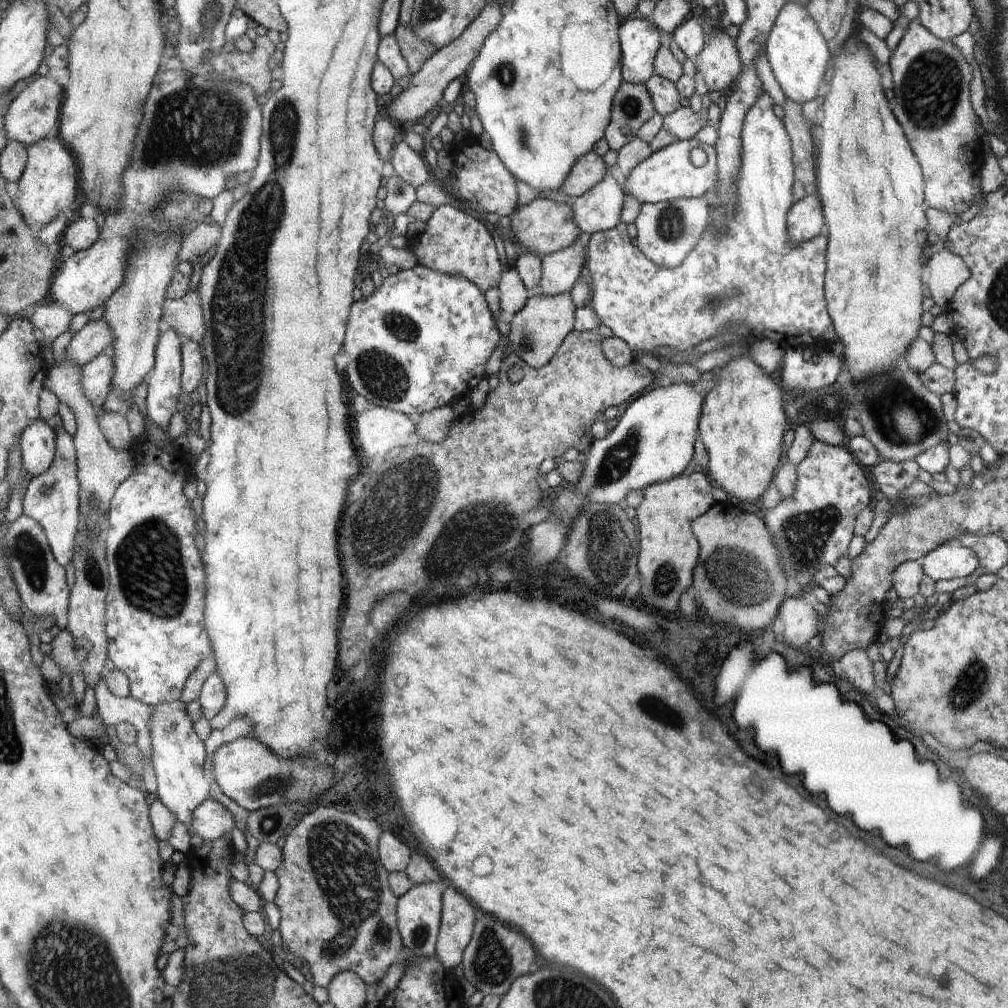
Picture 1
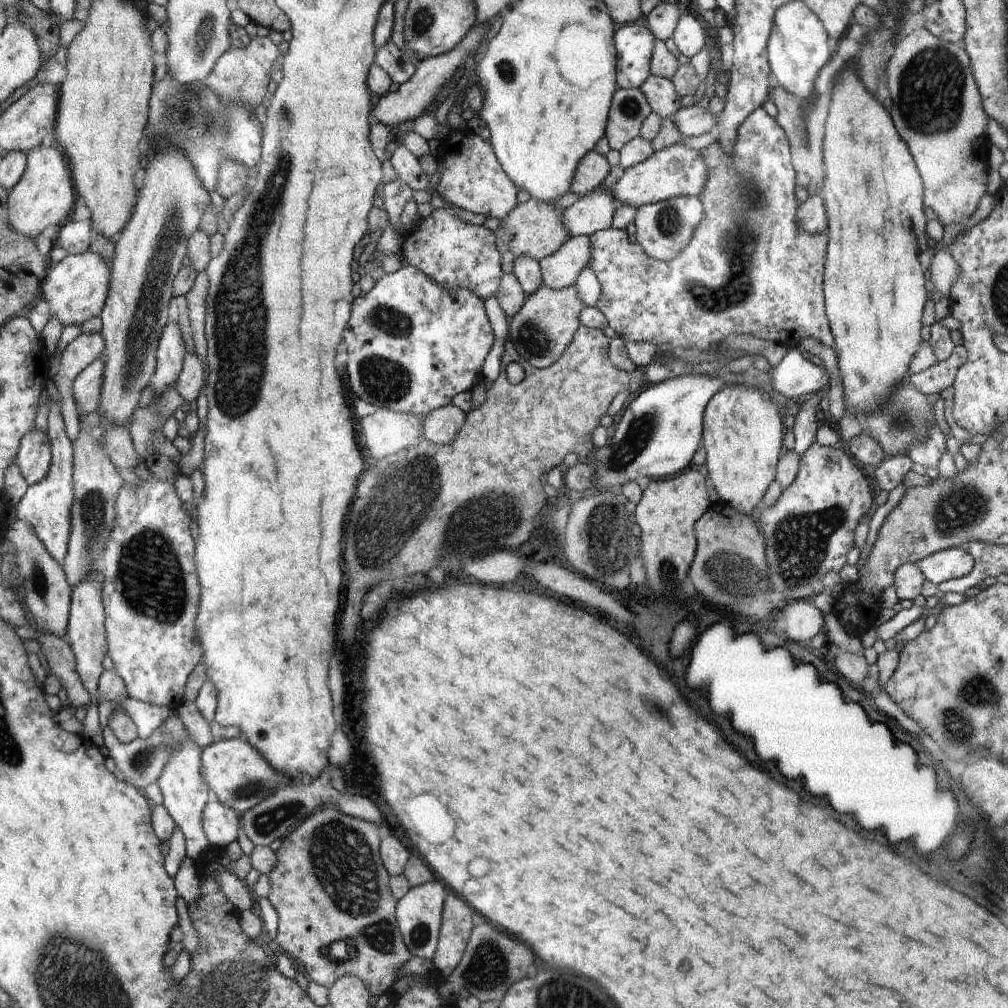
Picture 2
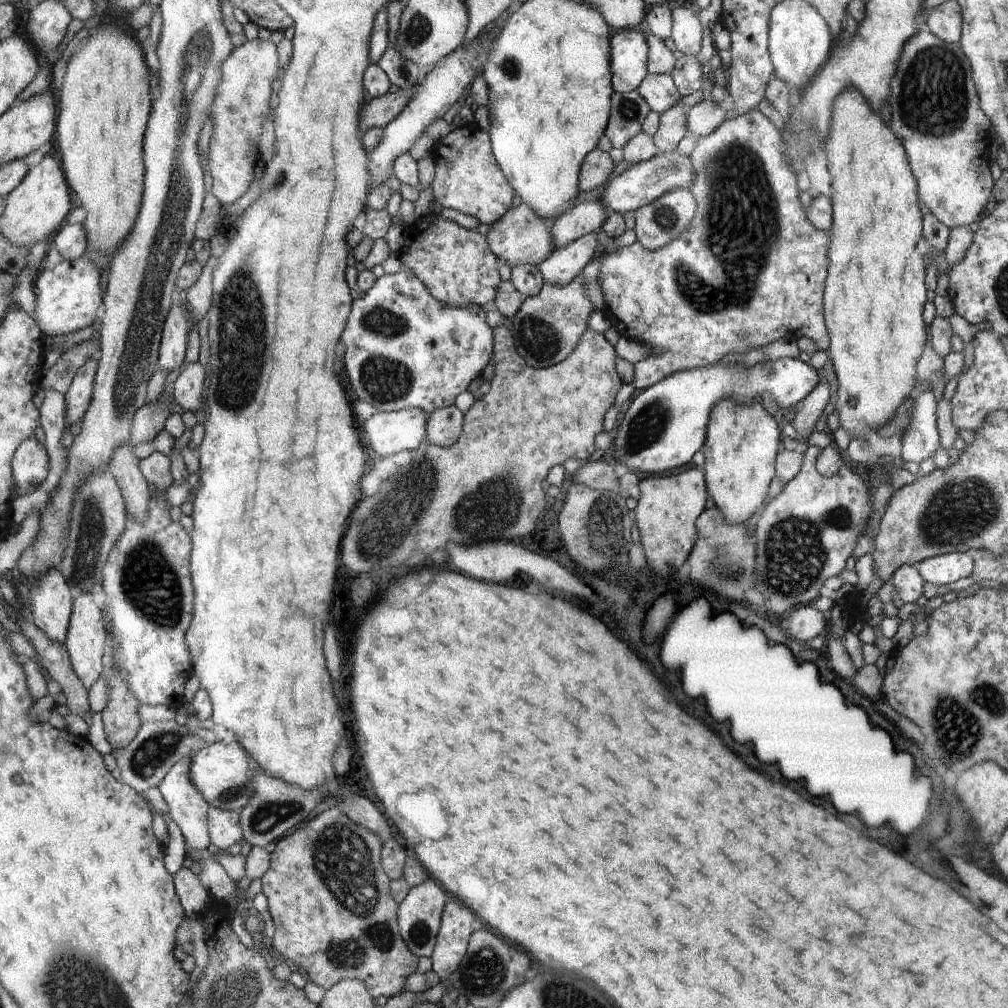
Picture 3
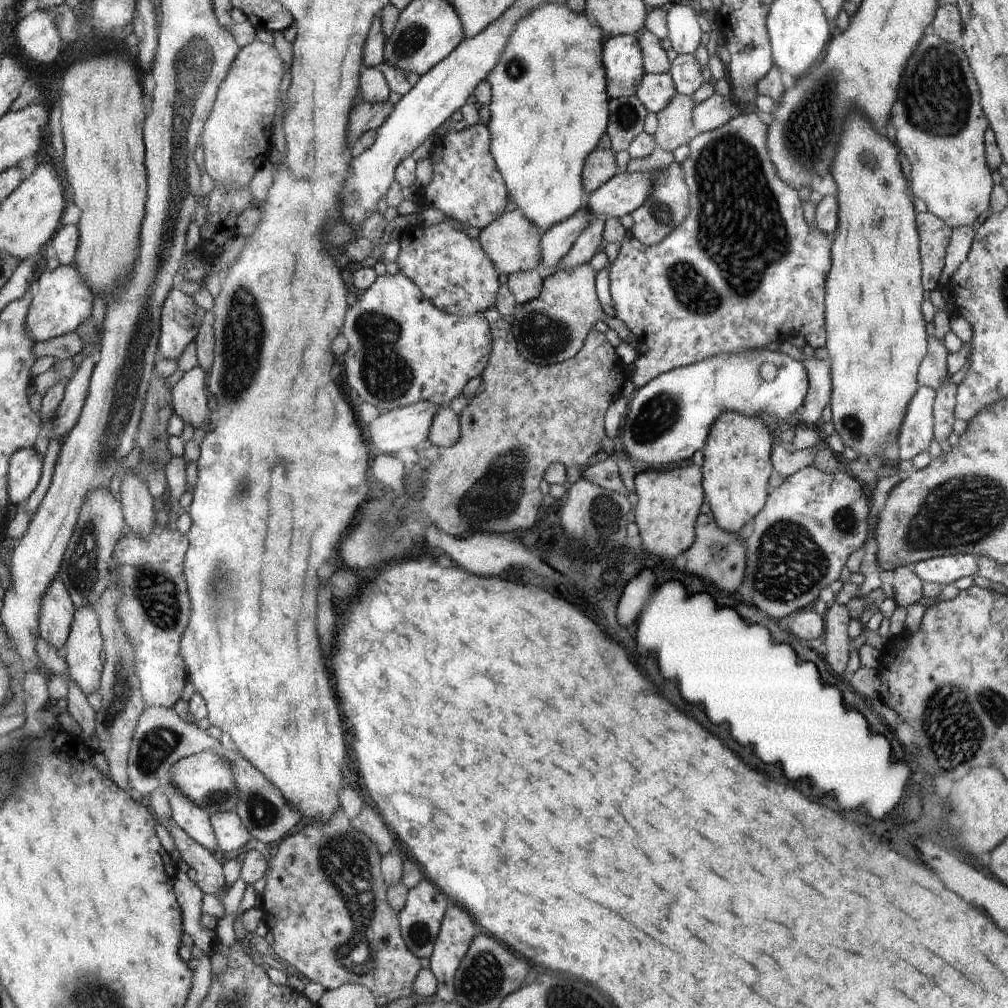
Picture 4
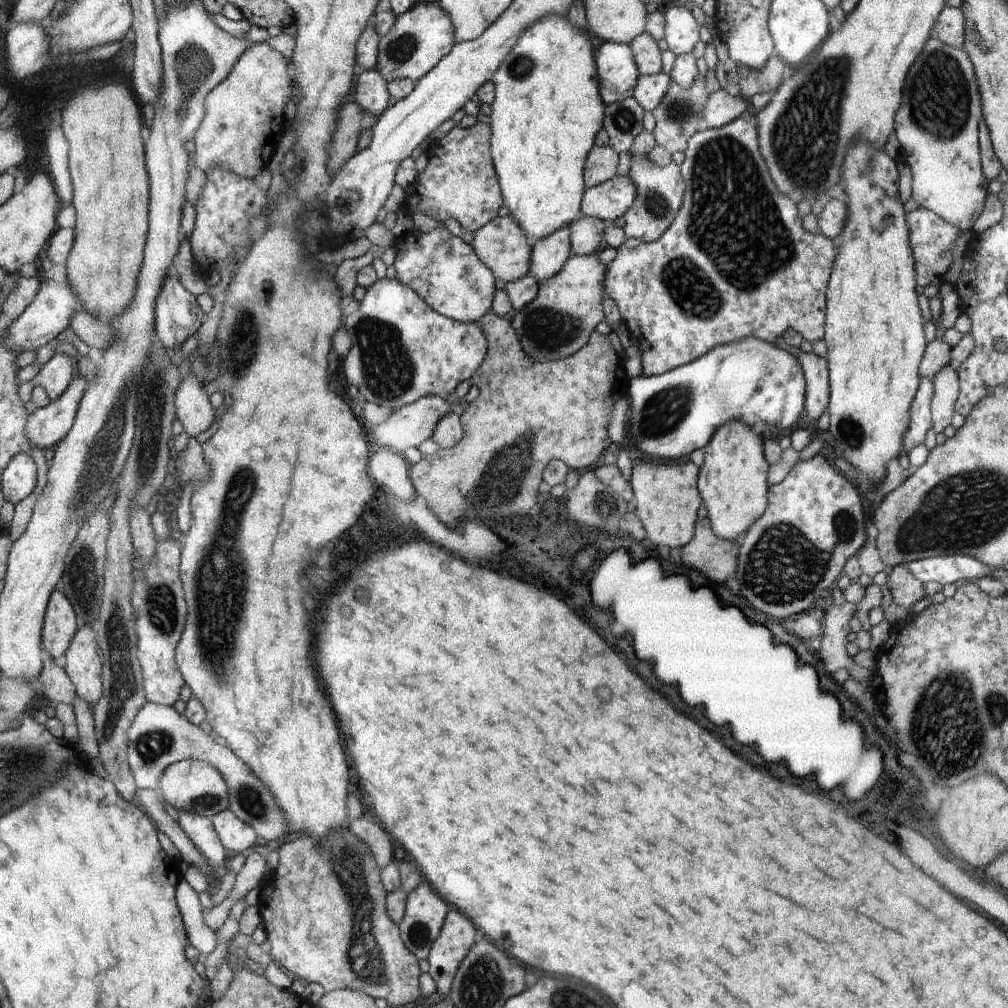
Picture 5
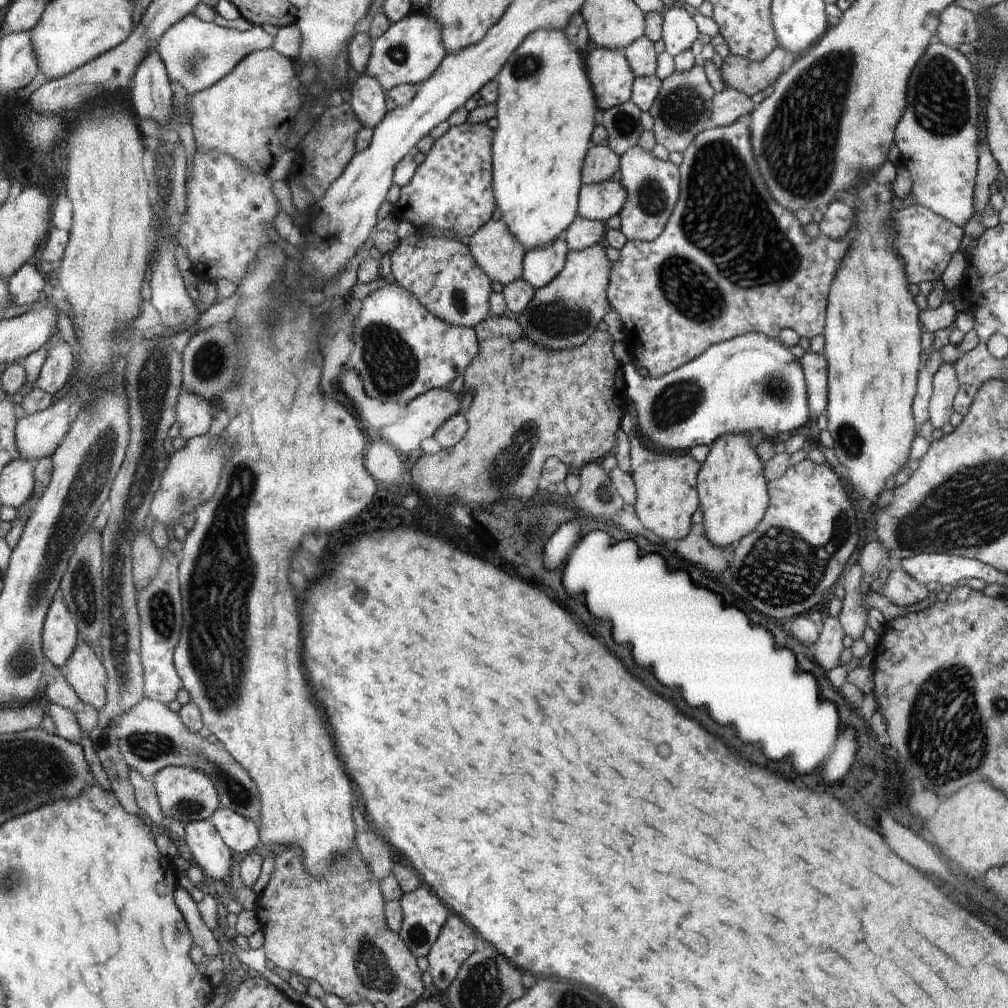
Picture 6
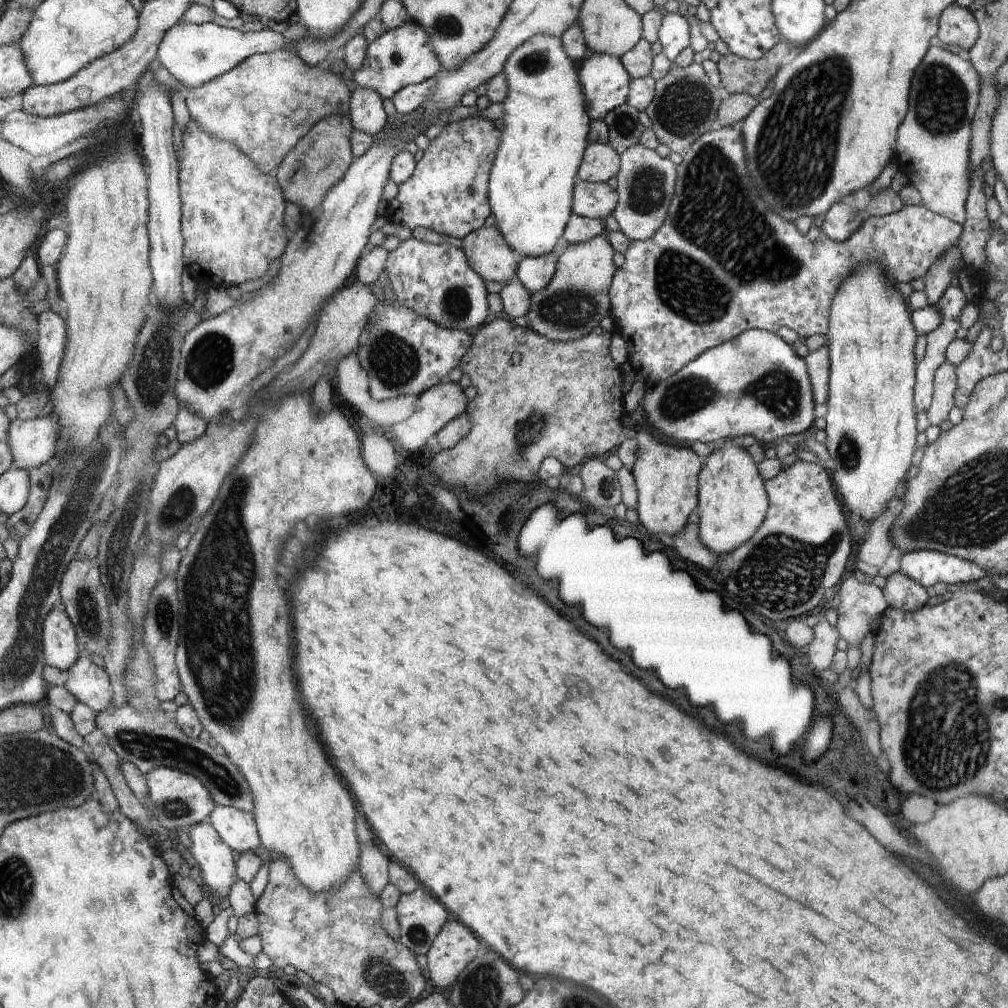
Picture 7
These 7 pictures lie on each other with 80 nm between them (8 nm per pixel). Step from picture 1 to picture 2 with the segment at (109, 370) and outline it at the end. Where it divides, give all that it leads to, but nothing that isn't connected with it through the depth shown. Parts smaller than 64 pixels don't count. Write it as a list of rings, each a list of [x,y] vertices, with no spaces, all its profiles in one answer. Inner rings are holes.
[[[98,358],[91,362],[73,382],[73,399],[79,416],[90,414],[99,405],[104,359]]]

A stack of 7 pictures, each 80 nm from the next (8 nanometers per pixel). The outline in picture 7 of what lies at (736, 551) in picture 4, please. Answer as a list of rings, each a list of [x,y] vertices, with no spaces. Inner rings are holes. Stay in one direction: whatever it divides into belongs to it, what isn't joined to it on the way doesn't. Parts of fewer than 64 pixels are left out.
[[[686,523],[686,526],[677,534],[672,537],[674,540],[674,548],[678,550],[678,554],[686,560],[692,562],[700,568],[710,570],[716,564],[716,556],[705,545],[698,536],[698,525],[696,523]]]

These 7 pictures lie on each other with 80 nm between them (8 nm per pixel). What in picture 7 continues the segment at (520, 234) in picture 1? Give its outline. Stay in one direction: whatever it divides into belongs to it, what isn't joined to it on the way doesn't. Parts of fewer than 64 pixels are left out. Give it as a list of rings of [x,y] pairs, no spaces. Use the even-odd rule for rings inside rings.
[[[494,226],[479,228],[465,236],[462,239],[461,249],[470,268],[473,268],[474,272],[477,272],[478,276],[483,278],[484,282],[504,282],[504,280],[513,278],[517,269],[516,264],[523,259],[521,254],[518,254],[506,244],[503,236]]]

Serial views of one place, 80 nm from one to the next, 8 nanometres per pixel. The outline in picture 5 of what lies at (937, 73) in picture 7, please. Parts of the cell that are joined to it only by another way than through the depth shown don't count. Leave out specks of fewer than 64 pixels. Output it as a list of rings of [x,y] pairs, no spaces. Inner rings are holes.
[[[930,36],[915,60],[904,81],[900,110],[894,118],[894,132],[900,143],[900,162],[909,166],[912,174],[911,197],[919,207],[931,210],[958,230],[972,230],[989,193],[989,182],[982,174],[979,122],[983,109],[976,88],[973,64],[963,48],[948,46],[935,36]]]

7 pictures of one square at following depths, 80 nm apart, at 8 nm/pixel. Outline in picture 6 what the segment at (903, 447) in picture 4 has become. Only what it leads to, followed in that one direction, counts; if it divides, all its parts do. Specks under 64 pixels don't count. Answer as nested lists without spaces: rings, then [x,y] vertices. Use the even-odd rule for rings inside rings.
[[[955,324],[944,330],[933,332],[934,340],[929,350],[926,362],[921,365],[917,376],[917,391],[913,400],[913,415],[916,421],[915,436],[918,436],[920,426],[929,420],[929,404],[933,393],[933,376],[938,366],[943,363],[942,348],[948,342],[950,332],[956,328]]]

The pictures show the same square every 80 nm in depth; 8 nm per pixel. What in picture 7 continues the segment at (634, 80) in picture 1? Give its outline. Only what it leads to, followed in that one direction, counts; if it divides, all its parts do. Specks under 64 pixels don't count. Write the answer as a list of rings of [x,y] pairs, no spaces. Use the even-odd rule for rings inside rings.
[[[589,53],[582,61],[583,64],[578,70],[578,82],[581,85],[585,110],[590,120],[602,121],[609,112],[627,104],[627,94],[632,79],[622,66],[619,57],[602,53]]]

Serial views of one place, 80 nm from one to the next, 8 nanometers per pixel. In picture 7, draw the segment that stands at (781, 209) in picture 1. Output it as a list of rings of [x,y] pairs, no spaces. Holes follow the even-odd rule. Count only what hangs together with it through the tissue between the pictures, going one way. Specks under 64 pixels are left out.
[[[718,126],[715,130],[708,131],[698,137],[698,140],[695,140],[692,146],[683,154],[683,162],[677,166],[677,183],[663,225],[651,239],[630,241],[629,247],[625,250],[624,264],[616,269],[609,288],[609,303],[611,304],[614,329],[620,332],[628,346],[627,362],[633,366],[636,374],[641,374],[645,378],[645,382],[653,386],[682,370],[684,366],[698,358],[703,352],[732,340],[750,329],[762,329],[776,333],[781,326],[788,326],[800,336],[809,337],[813,334],[821,334],[825,337],[829,331],[830,309],[833,298],[838,292],[838,287],[859,265],[866,265],[869,261],[875,261],[890,281],[910,283],[916,278],[922,278],[926,271],[929,271],[929,268],[939,259],[939,256],[943,255],[945,250],[951,247],[953,242],[959,238],[963,229],[963,225],[928,210],[924,205],[904,205],[902,210],[881,217],[865,216],[861,228],[848,240],[842,242],[820,239],[812,243],[805,236],[802,236],[794,226],[794,224],[786,224],[782,218],[772,214],[766,208],[766,204],[760,200],[757,188],[754,186],[747,169],[741,132],[733,130],[732,127]]]

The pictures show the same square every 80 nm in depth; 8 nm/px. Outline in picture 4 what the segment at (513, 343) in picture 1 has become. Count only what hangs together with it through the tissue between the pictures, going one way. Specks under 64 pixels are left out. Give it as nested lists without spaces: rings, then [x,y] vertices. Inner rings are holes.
[[[589,262],[571,269],[558,269],[543,279],[538,298],[526,304],[516,304],[514,321],[511,324],[513,337],[516,339],[520,354],[528,362],[546,366],[561,363],[576,356],[584,346],[590,330],[600,320],[606,322],[612,330],[616,330],[622,342],[633,346],[638,357],[646,352],[644,342],[638,340],[624,322],[616,317],[609,317],[602,311],[600,301],[596,296],[596,274],[597,272]]]

